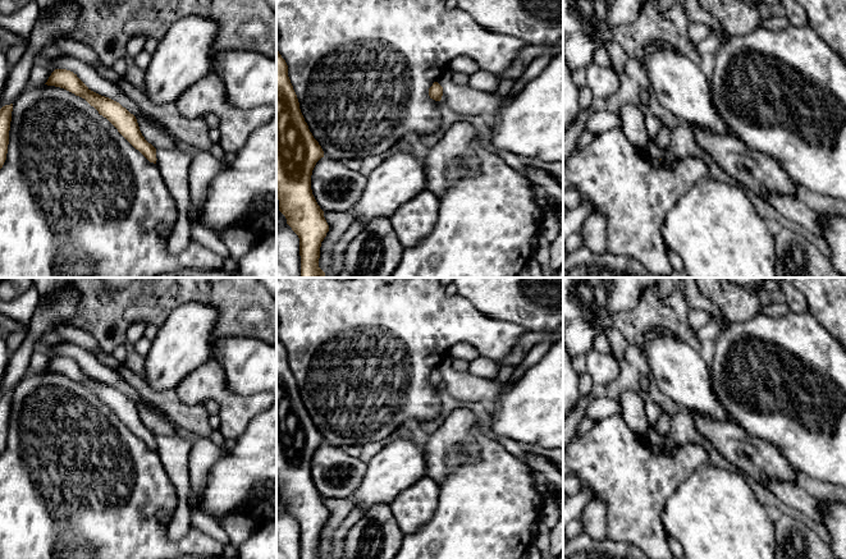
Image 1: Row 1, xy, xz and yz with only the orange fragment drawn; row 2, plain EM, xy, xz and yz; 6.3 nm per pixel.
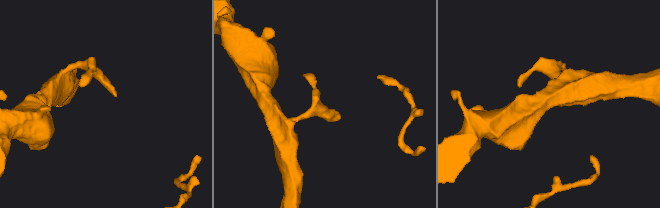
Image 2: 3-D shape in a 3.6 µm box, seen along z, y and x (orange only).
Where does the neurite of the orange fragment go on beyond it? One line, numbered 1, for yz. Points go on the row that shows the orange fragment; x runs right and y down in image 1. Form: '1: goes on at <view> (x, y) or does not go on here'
1: does not go on here

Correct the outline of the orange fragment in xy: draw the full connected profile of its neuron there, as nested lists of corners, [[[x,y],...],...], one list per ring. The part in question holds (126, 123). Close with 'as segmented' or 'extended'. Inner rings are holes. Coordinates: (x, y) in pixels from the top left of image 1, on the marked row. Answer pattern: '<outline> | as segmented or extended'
[[[55,69],[45,84],[64,88],[84,98],[100,115],[106,118],[136,150],[150,162],[156,164],[156,148],[142,136],[136,116],[119,102],[91,91],[77,74],[67,69]]] | as segmented

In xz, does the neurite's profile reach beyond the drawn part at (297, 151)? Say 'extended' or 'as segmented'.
as segmented

